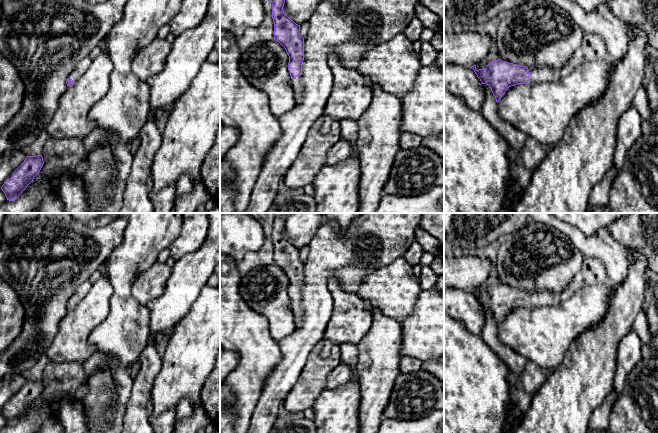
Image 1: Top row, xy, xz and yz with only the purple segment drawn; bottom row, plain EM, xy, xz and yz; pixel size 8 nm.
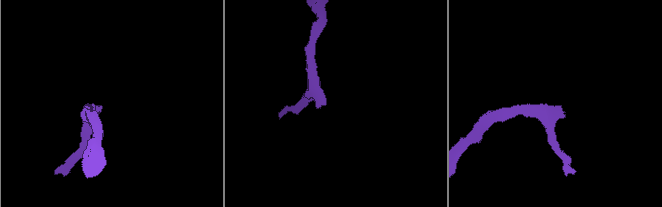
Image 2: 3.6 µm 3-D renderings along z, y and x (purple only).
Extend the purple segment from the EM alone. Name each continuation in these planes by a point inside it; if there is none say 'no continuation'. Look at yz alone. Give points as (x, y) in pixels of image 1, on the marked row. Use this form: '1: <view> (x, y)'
1: yz (593, 48)

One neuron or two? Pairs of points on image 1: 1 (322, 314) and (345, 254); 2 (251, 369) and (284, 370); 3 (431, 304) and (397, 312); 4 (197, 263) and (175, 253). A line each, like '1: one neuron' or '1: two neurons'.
1: one neuron
2: two neurons
3: two neurons
4: two neurons

